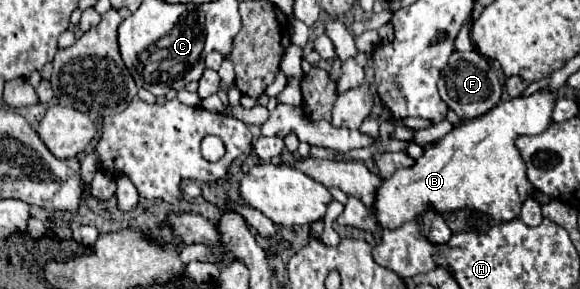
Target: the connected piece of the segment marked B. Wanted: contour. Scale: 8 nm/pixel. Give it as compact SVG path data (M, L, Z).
M541 88L529 96L509 98L491 112L455 126L445 138L427 146L411 168L399 168L391 178L381 182L371 208L371 218L377 228L397 230L405 222L417 220L429 208L435 212L471 208L499 222L519 218L523 202L533 196L533 186L527 180L515 140L525 134L533 136L545 132L551 126L555 102L557 92Z

